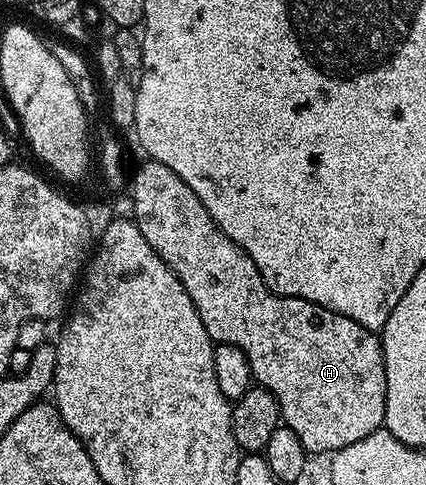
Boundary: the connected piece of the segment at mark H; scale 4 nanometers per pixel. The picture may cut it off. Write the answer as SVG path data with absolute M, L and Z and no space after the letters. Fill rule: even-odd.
M150 158L129 180L131 200L135 203L133 219L135 225L145 234L145 242L153 246L153 250L177 274L181 286L185 286L185 294L193 298L193 306L197 314L201 314L201 322L215 344L237 346L245 354L251 367L252 381L258 387L267 388L277 398L277 406L282 423L301 438L301 446L308 454L327 452L334 454L345 446L353 446L353 442L361 442L369 434L383 428L385 418L385 362L383 361L383 345L380 337L365 326L353 322L353 318L345 318L345 314L337 314L325 306L317 306L308 300L279 296L265 286L253 258L237 246L213 222L209 210L161 162Z

